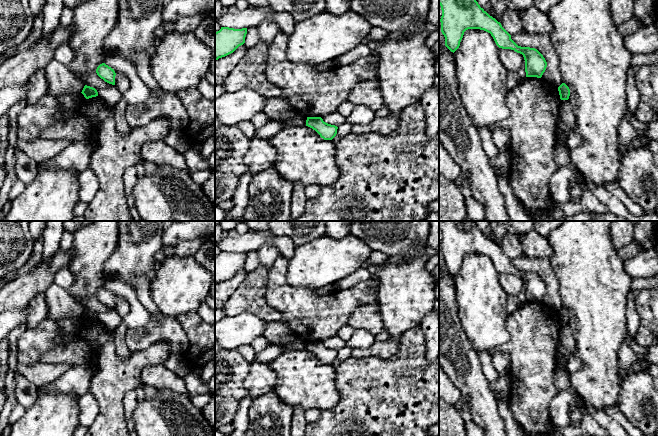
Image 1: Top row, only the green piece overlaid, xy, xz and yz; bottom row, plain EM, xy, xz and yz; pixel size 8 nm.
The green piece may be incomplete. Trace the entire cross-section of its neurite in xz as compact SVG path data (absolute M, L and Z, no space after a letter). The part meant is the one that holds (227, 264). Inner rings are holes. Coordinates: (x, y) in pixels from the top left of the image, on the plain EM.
M221 251L215 256L215 285L233 277L245 267L247 252L234 253Z

